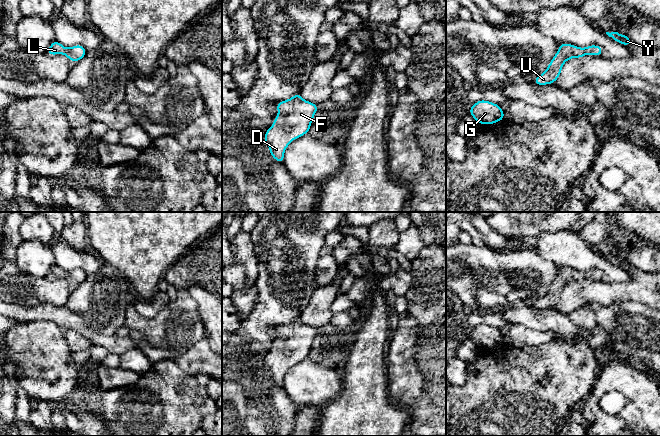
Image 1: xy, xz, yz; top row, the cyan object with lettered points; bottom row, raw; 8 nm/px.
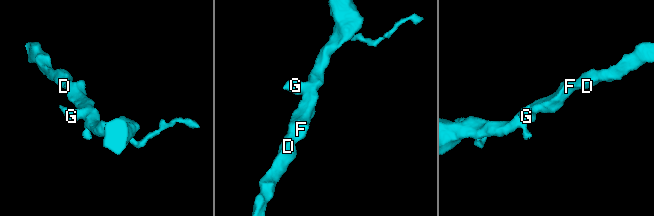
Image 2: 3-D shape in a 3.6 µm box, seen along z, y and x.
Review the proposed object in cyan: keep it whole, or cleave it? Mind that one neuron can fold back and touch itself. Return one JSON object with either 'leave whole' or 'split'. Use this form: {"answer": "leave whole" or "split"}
{"answer": "leave whole"}

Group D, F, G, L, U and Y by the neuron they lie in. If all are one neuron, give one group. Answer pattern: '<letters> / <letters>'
D F G L U Y

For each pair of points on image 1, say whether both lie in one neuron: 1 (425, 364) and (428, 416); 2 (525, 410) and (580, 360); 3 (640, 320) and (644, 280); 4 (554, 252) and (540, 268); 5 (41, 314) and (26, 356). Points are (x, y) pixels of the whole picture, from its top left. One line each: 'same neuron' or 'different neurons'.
1: same neuron
2: same neuron
3: different neurons
4: different neurons
5: different neurons

